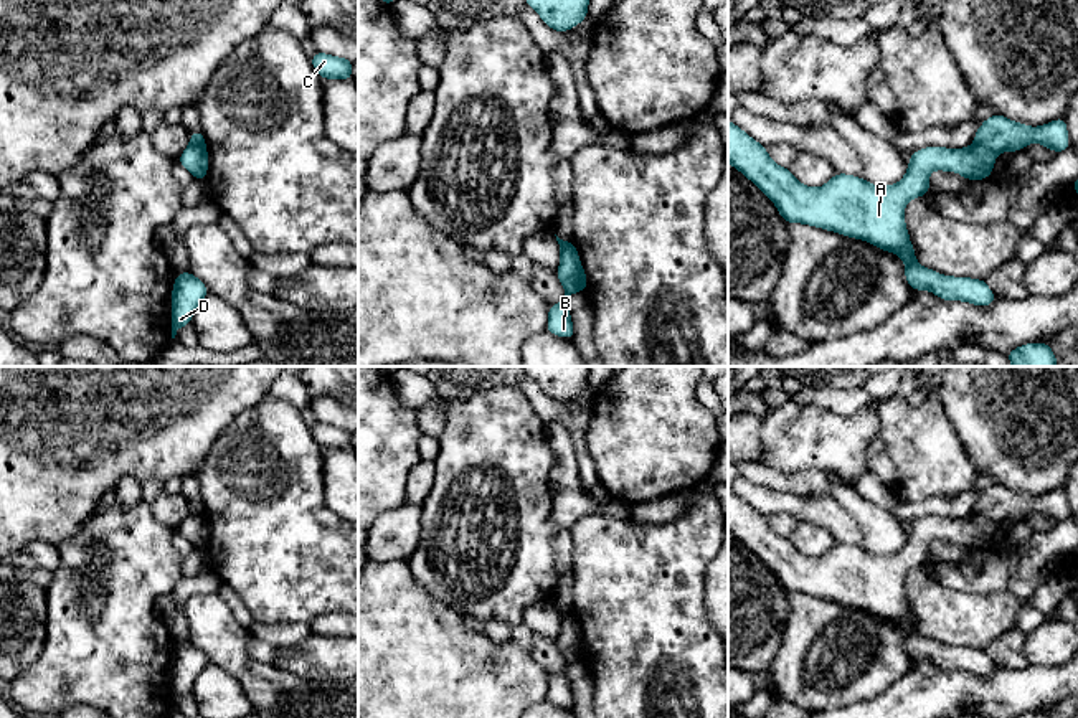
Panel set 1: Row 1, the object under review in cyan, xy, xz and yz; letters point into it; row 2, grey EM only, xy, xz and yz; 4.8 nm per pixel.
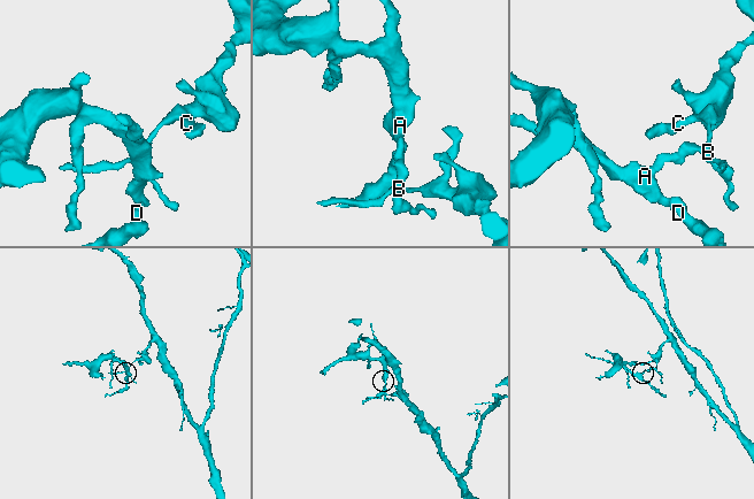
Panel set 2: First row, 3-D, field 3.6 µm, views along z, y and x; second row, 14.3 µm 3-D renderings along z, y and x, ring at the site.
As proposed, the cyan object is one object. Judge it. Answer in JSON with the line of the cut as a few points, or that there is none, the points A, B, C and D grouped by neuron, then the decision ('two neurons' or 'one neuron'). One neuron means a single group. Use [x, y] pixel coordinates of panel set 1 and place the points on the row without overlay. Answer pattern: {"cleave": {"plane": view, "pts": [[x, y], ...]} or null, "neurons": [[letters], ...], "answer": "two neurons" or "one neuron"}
{"cleave": {"plane": "yz", "pts": [[974, 512], [989, 517], [996, 524]]}, "neurons": [["A", "D"], ["B", "C"]], "answer": "two neurons"}

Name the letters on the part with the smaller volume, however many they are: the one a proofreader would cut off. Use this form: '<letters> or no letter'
A, D

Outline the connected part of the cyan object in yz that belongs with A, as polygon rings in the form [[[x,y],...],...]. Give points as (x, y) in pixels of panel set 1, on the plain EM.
[[[728,489],[728,533],[774,573],[787,594],[834,601],[900,626],[913,660],[931,660],[941,670],[979,677],[997,670],[982,649],[943,645],[920,635],[905,593],[906,573],[928,564],[933,540],[957,541],[966,550],[982,551],[994,541],[995,523],[991,518],[977,513],[964,518],[924,517],[913,522],[905,546],[895,555],[882,556],[835,543],[825,555],[812,558],[773,531],[766,515]]]

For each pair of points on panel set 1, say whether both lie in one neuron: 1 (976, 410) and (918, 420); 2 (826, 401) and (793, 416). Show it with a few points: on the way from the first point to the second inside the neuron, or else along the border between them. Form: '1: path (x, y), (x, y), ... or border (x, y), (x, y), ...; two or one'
1: border (938, 398), (966, 449); two
2: border (791, 398), (839, 415), (854, 415); two

